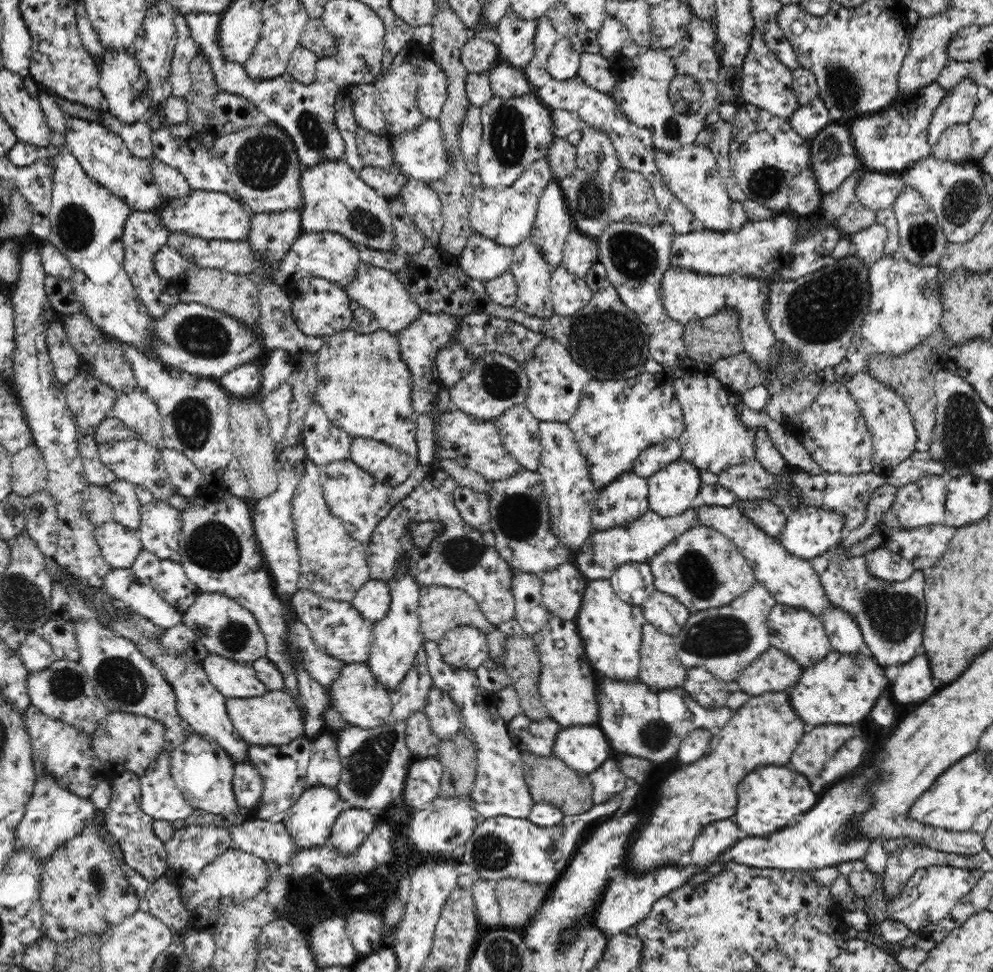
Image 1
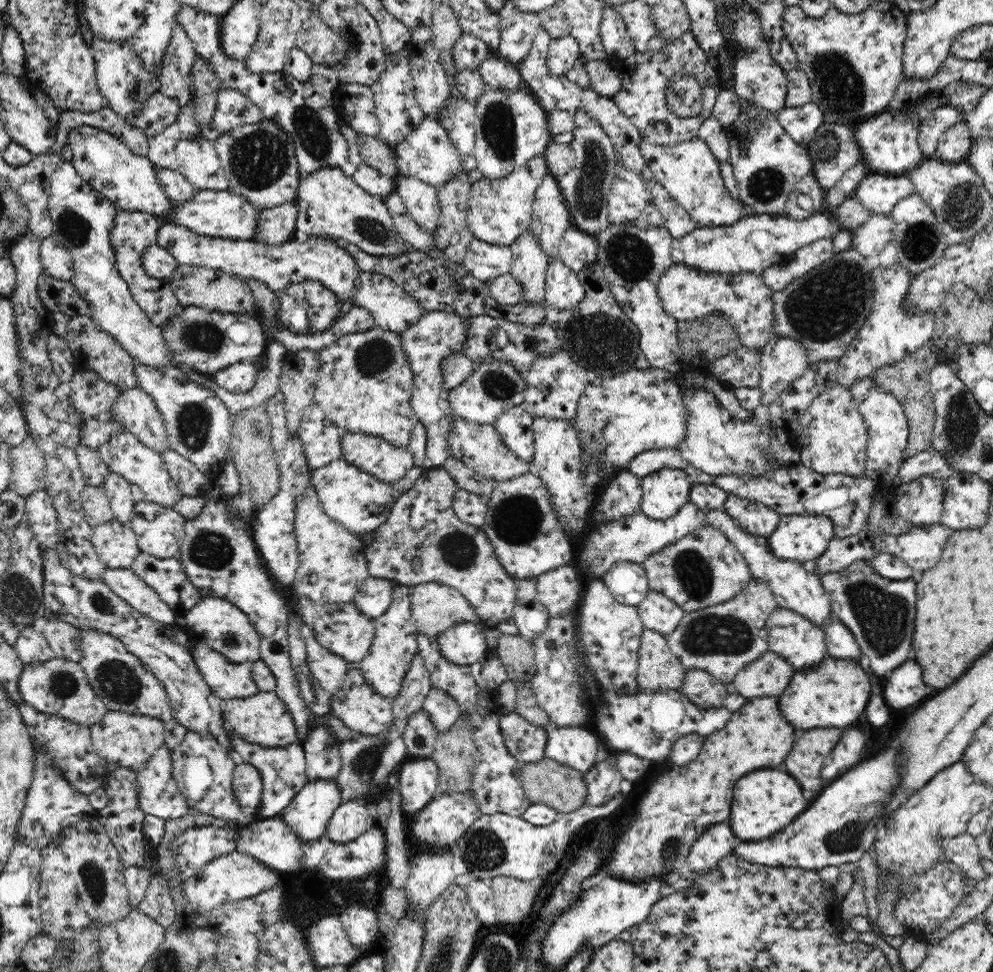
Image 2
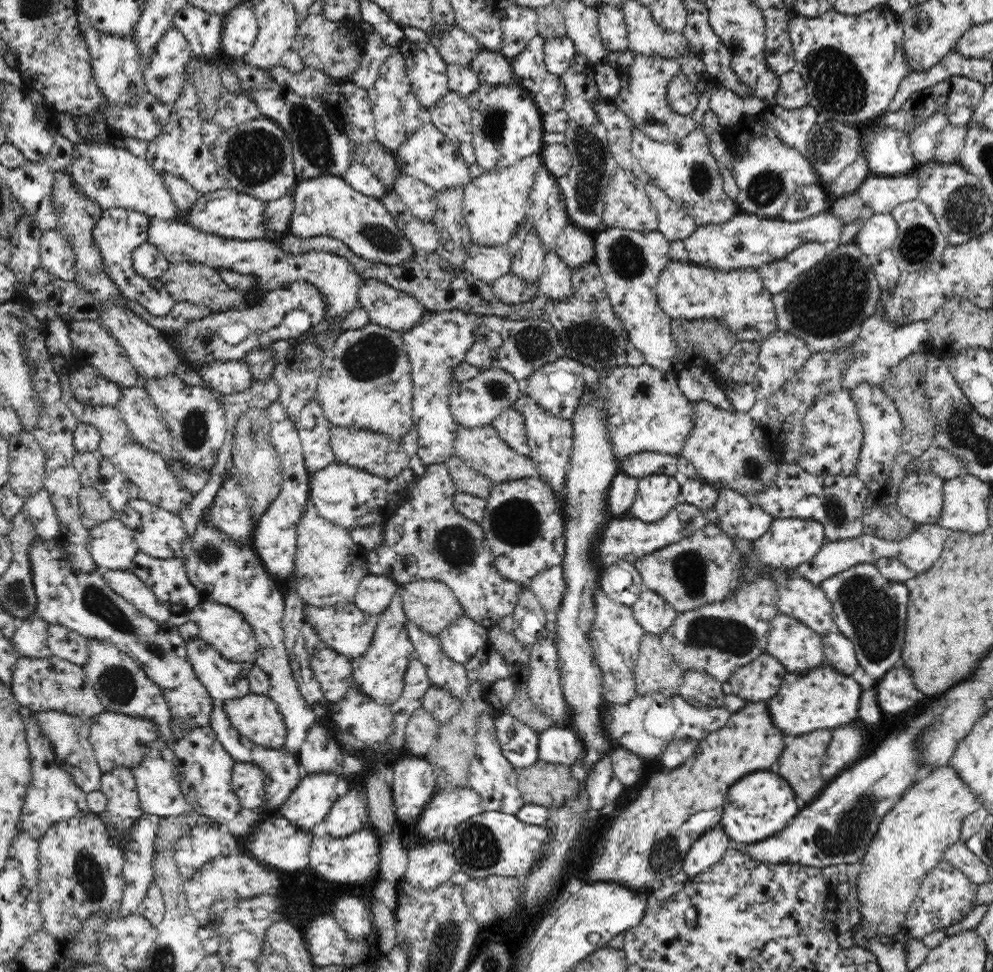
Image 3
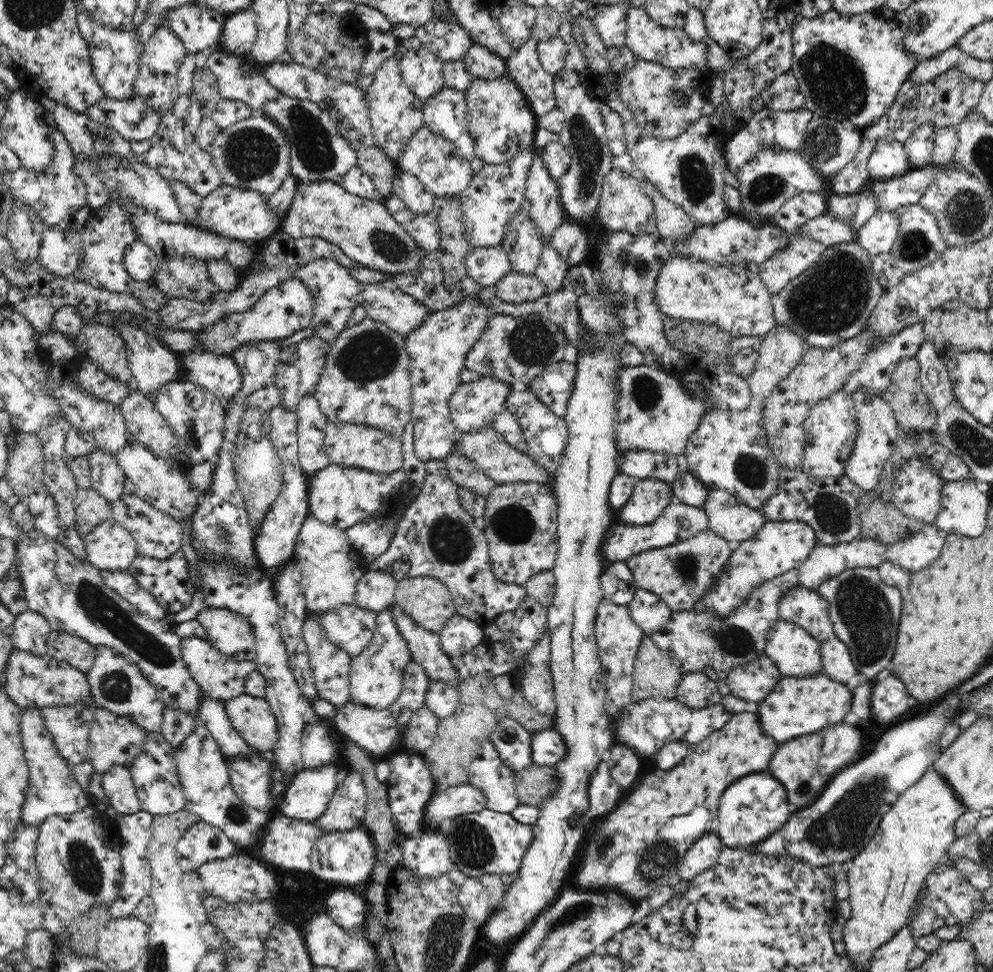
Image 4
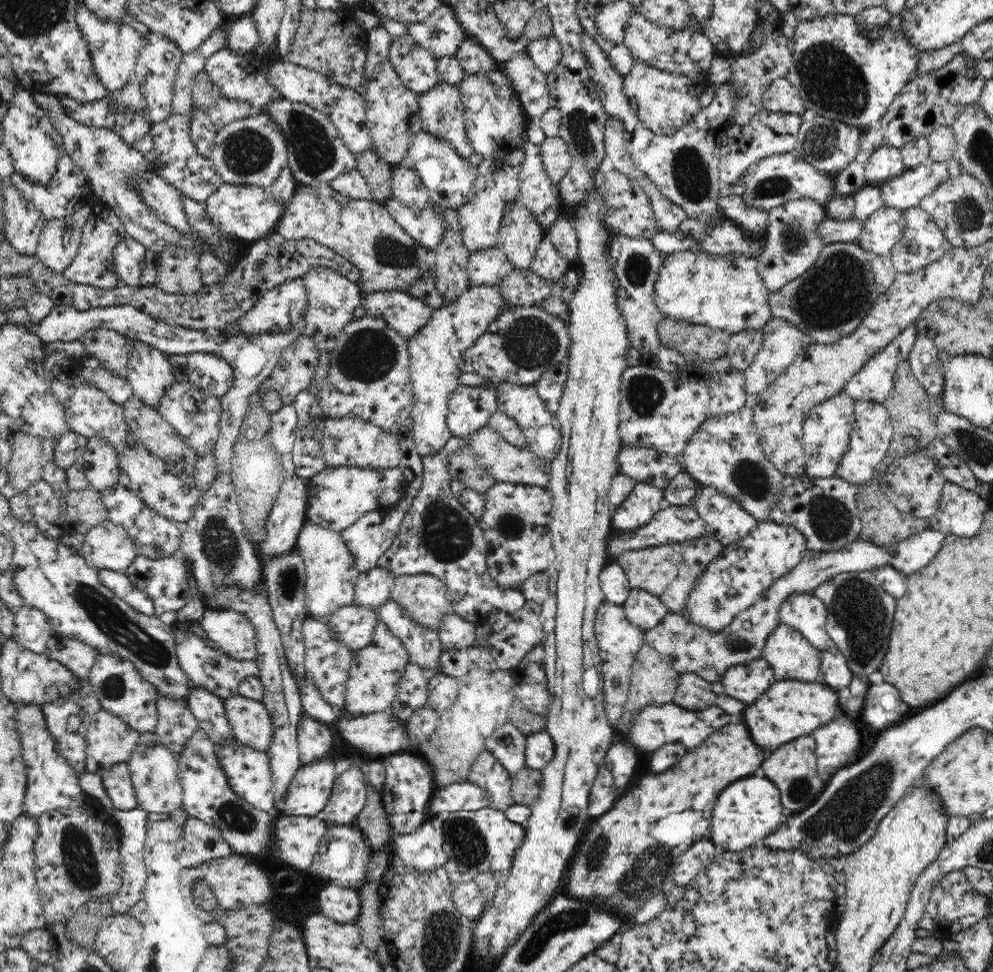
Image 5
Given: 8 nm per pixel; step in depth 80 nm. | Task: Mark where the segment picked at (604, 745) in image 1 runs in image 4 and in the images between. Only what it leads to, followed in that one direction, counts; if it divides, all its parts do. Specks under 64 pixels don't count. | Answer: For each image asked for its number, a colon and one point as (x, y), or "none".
2: (576, 747)
3: (558, 745)
4: (547, 746)

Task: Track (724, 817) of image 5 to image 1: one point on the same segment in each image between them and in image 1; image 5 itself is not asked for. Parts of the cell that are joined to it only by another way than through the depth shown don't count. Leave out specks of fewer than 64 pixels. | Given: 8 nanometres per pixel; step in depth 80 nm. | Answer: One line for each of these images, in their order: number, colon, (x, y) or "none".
1: (770, 798)
2: (765, 801)
3: (759, 805)
4: (750, 810)

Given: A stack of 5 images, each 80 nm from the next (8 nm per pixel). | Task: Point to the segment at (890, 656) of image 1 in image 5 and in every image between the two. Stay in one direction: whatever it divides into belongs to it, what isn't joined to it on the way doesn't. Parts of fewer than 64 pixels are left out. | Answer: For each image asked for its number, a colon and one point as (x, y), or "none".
2: (880, 612)
3: (870, 611)
4: (865, 612)
5: (859, 613)

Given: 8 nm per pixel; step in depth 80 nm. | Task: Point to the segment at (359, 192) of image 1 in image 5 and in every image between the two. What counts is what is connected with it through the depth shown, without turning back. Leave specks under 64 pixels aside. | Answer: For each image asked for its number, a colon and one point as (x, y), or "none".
2: (330, 204)
3: (323, 206)
4: (363, 229)
5: (364, 233)

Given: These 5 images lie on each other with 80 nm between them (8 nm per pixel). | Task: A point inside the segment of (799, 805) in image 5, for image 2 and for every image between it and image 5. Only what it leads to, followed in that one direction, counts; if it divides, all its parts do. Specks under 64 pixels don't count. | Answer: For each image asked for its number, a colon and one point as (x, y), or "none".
2: (804, 762)
3: (800, 763)
4: (795, 764)

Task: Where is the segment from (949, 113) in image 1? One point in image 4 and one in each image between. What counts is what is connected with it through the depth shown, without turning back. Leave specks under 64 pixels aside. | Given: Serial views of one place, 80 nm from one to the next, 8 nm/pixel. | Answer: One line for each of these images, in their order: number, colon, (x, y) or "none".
2: (930, 130)
3: (923, 139)
4: (919, 148)

